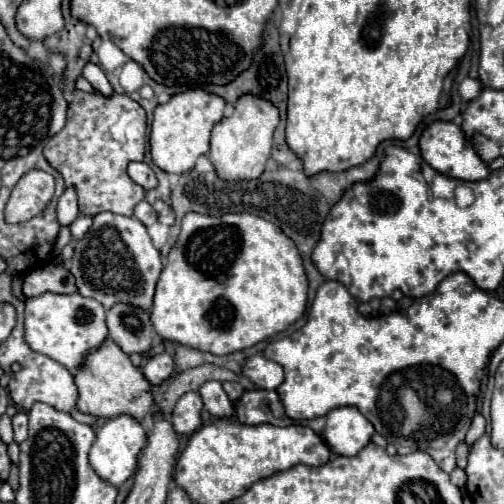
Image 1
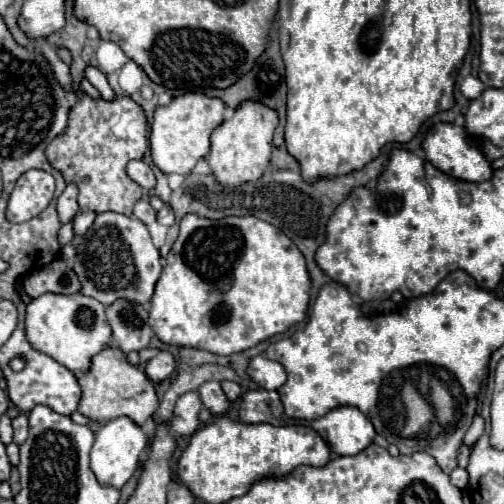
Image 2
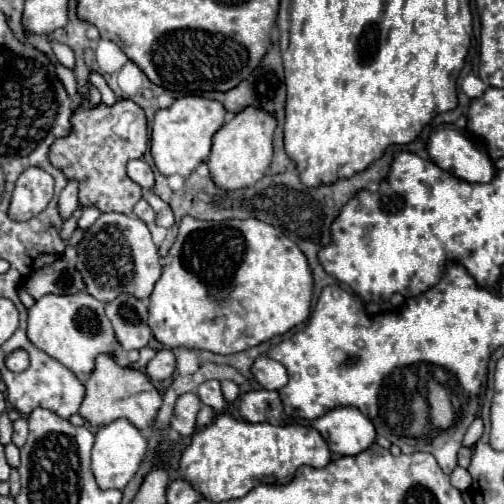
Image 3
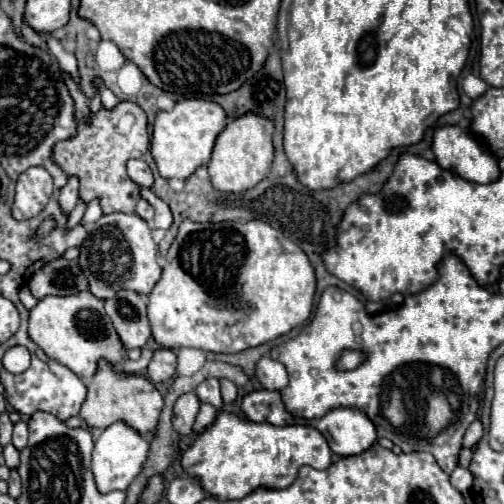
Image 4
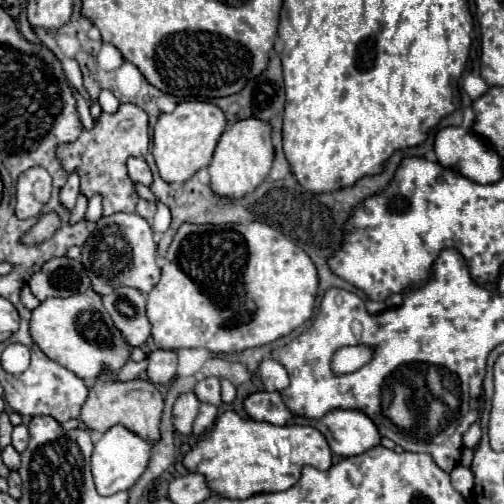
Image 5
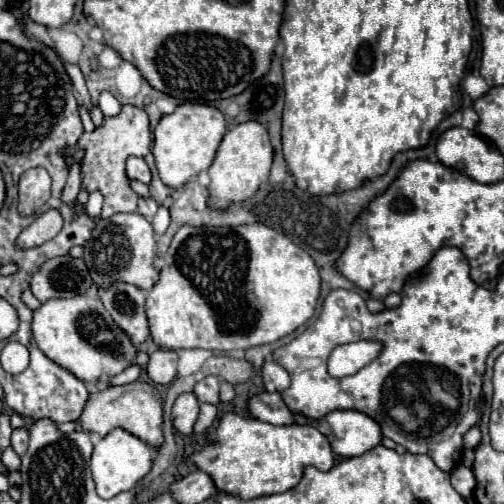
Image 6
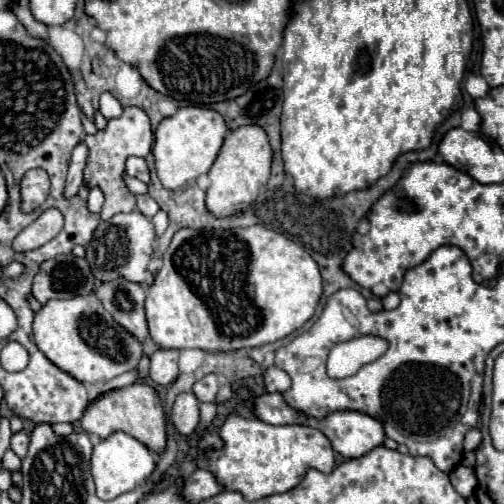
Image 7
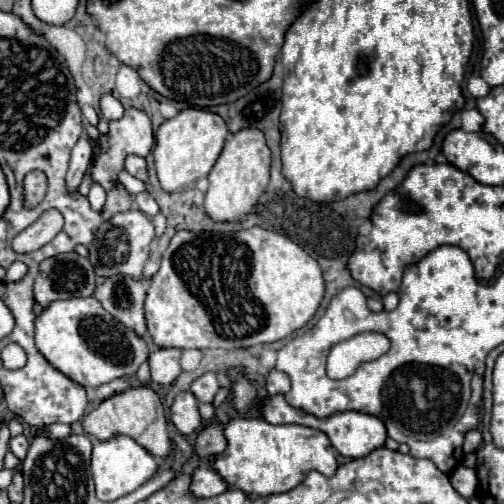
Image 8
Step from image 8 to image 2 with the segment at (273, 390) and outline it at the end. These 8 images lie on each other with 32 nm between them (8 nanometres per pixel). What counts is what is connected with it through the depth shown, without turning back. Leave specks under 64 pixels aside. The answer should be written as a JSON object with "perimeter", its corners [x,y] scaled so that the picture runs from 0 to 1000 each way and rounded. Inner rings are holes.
{"perimeter":[[[524,706],[500,710],[500,718],[492,726],[492,742],[524,774],[552,774],[567,754],[567,738],[563,738],[560,722],[544,718],[536,710],[524,710]]]}

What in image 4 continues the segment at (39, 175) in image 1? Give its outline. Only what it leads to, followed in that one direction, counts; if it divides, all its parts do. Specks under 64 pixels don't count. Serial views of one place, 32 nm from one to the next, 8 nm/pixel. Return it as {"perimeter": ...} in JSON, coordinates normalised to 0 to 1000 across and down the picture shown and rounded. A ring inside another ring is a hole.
{"perimeter":[[[56,333],[32,361],[32,393],[24,429],[32,437],[56,437],[75,429],[103,389],[103,349],[87,333]]]}

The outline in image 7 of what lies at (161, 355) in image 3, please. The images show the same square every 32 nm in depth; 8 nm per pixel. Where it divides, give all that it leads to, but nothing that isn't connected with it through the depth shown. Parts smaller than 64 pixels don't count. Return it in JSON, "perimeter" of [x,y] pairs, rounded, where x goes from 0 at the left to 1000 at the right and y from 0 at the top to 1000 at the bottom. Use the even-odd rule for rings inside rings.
{"perimeter":[[[310,694],[298,706],[298,750],[310,762],[333,766],[357,742],[353,734],[353,694]]]}

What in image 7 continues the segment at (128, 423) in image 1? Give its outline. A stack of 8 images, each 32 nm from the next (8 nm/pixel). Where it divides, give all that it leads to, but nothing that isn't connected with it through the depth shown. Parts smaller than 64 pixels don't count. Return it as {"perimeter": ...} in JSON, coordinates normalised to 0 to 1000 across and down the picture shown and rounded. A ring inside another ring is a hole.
{"perimeter":[[[226,857],[210,873],[198,873],[183,897],[183,948],[190,956],[190,980],[198,992],[226,992],[238,980],[266,972],[270,964],[286,960],[298,948],[306,929],[310,929],[306,901],[270,869],[246,857]]]}

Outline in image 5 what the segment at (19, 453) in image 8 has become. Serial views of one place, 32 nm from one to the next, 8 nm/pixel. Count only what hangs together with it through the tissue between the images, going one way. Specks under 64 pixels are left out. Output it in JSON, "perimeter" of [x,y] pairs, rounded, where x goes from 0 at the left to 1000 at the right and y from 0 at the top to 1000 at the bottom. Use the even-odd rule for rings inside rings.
{"perimeter":[[[40,841],[40,845],[28,849],[28,857],[24,857],[24,885],[40,901],[52,893],[52,885],[56,885],[56,849],[48,841]]]}

